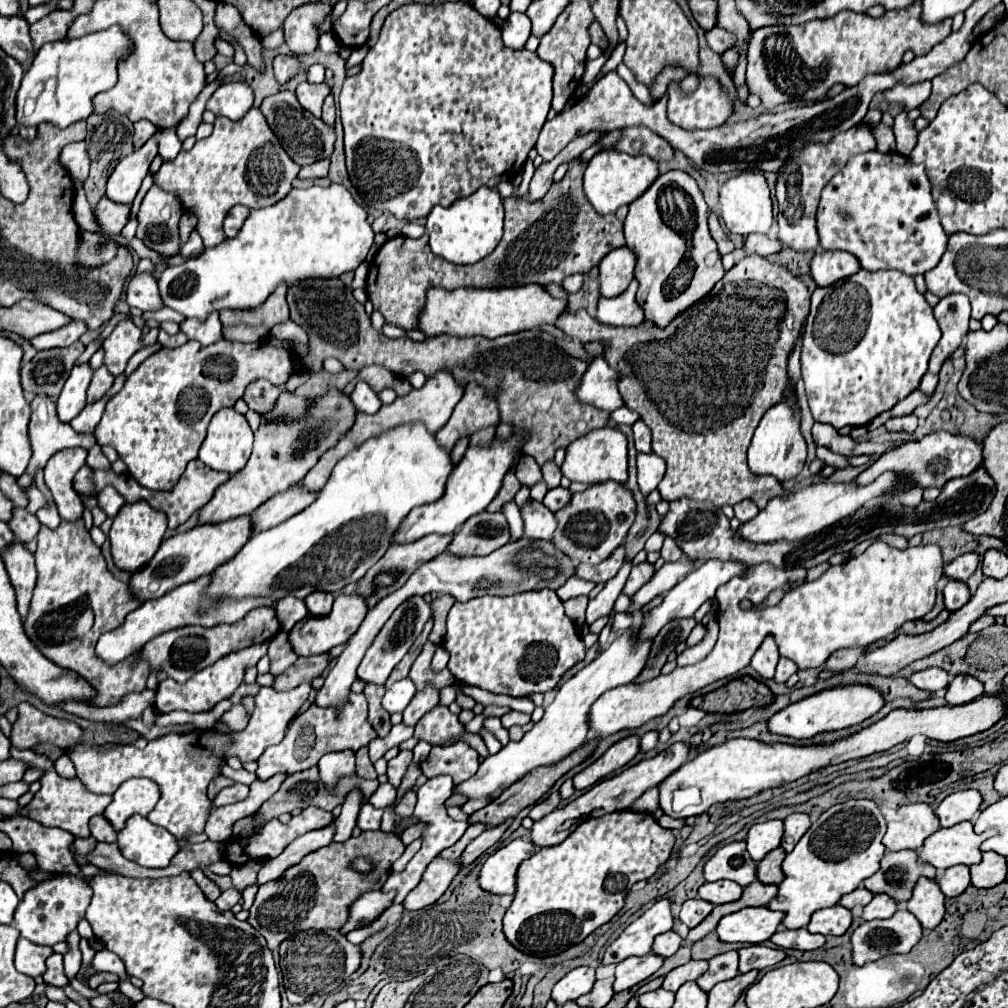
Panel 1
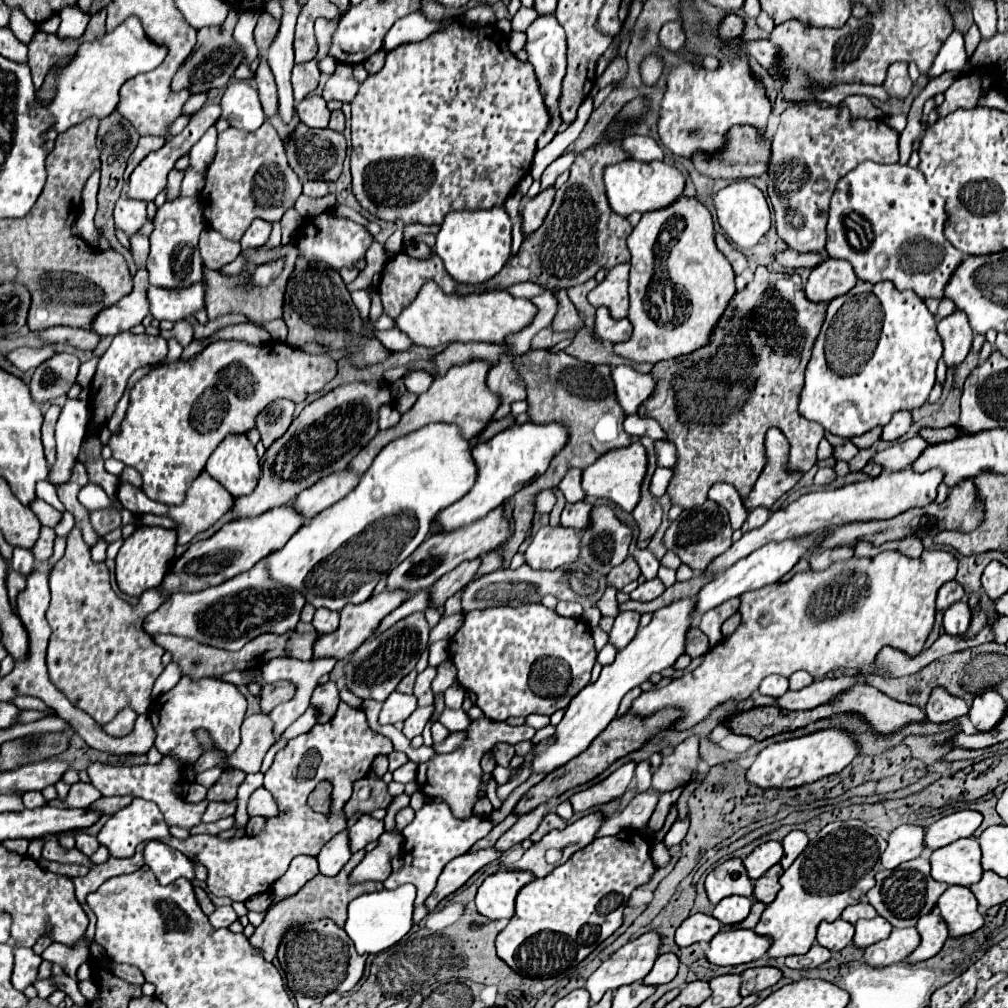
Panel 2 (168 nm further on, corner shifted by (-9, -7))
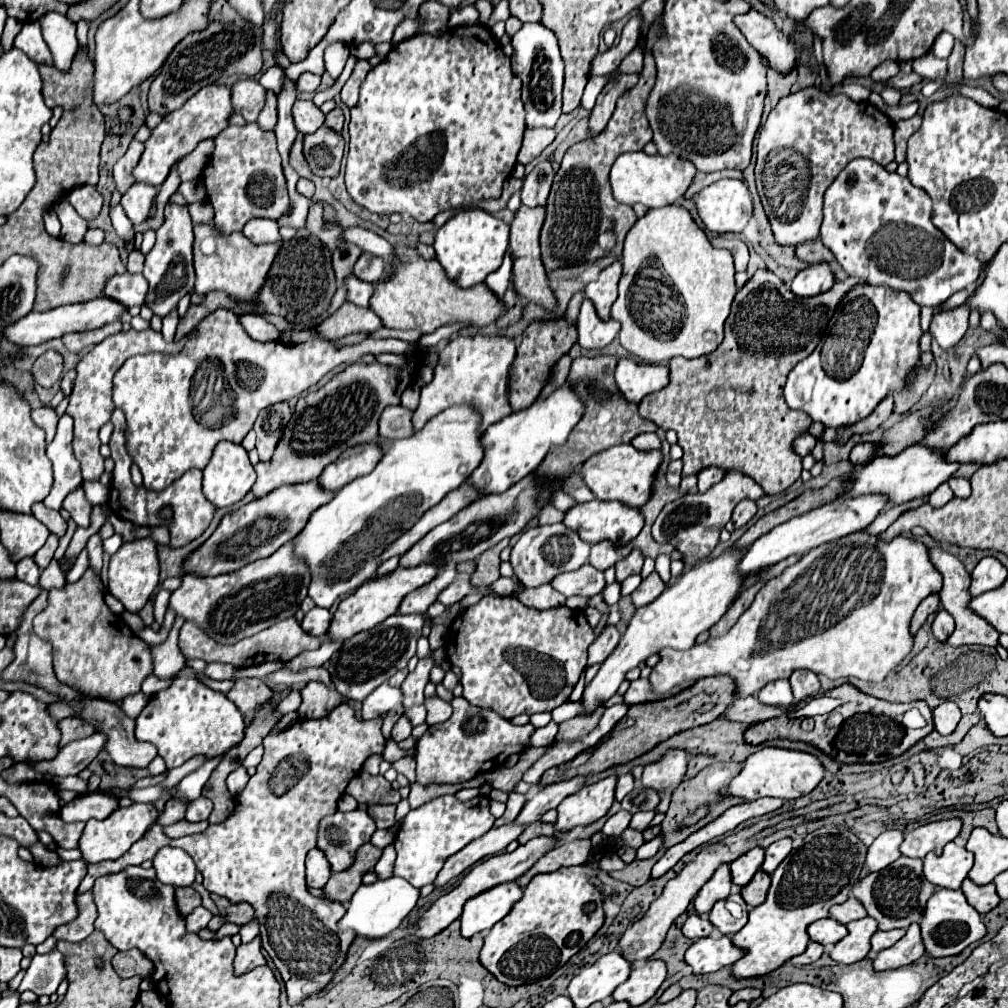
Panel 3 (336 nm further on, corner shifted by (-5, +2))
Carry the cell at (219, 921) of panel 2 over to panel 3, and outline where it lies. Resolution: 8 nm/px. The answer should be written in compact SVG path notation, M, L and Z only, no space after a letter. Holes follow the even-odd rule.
M196 907L188 917L186 917L186 931L188 933L198 933L200 929L204 929L208 925L208 921L212 919L210 911L206 911L204 907Z

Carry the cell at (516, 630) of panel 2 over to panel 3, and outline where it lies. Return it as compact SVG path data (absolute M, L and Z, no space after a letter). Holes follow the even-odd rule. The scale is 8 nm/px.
M486 595L476 605L466 607L454 623L450 625L450 643L448 643L448 659L450 665L460 669L460 685L462 697L474 705L500 713L504 719L512 719L520 713L542 713L552 711L568 701L574 685L578 683L586 659L588 647L594 641L594 631L586 621L582 609L554 607L554 609L534 609L520 603L516 597L494 597Z

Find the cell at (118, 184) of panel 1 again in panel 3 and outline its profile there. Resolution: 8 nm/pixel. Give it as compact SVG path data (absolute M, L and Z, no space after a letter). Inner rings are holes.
M208 85L202 87L196 95L192 95L178 111L166 115L158 123L158 127L152 129L148 141L144 143L144 153L140 157L138 167L134 169L136 181L144 181L148 185L160 187L168 177L170 169L188 153L192 153L200 141L218 137L228 127L228 119L234 111L230 95L232 95L230 87L226 85Z

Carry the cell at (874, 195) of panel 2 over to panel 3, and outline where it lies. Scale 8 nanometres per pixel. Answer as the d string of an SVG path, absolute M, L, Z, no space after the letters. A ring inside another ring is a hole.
M854 159L834 179L824 195L820 241L832 251L842 269L852 277L864 277L870 285L884 285L894 291L906 291L920 307L938 307L956 291L968 289L980 275L982 261L962 253L930 221L930 197L910 185L908 177L888 173L870 159Z

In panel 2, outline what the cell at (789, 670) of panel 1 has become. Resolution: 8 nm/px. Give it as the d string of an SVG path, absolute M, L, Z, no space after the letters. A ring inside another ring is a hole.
M798 670L790 676L790 690L802 690L802 688L810 686L810 682L814 682L814 678L810 678L810 674Z

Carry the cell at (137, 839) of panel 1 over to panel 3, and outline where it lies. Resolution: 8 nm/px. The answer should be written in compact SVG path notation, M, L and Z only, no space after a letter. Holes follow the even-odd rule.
M178 847L160 849L154 857L154 869L164 885L190 887L196 877L196 865L186 851Z

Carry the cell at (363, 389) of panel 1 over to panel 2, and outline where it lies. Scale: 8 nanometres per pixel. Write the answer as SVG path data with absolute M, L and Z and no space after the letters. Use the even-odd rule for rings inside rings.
M382 406L378 410L378 426L384 430L384 428L390 428L398 422L400 418L400 412L394 408L394 406Z

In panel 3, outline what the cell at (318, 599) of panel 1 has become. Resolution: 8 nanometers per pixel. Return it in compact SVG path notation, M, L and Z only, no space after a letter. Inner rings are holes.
M314 607L310 613L306 613L306 617L302 621L302 629L310 635L322 637L322 635L326 635L326 631L330 627L330 621L332 621L332 615L330 615L328 609Z

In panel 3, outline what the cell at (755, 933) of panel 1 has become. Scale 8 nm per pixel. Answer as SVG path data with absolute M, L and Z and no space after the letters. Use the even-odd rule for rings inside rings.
M704 937L688 947L684 961L692 967L692 973L706 975L720 971L722 967L734 965L740 955L742 949L734 949L730 937L722 937L722 939Z

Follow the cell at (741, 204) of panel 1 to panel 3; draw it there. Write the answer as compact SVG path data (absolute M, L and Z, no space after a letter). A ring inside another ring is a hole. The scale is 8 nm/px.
M720 179L704 187L694 205L708 231L740 233L752 219L752 197L744 181Z

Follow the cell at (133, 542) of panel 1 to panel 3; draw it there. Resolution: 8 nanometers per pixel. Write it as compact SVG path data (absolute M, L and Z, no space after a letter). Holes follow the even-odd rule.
M136 539L132 543L124 543L118 553L110 559L108 569L108 593L116 597L126 611L138 613L150 599L152 591L158 585L160 569L158 569L158 557L156 557L156 543L152 539Z

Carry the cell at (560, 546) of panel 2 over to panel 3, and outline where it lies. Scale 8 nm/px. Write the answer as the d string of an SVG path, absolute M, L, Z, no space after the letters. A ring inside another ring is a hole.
M556 523L556 525L544 525L544 527L538 525L524 531L518 543L512 547L510 563L520 583L524 587L536 589L540 585L552 583L552 579L560 573L580 569L584 563L588 563L588 555L590 555L590 545L586 545L586 541L582 541L578 533L568 529L564 523Z

